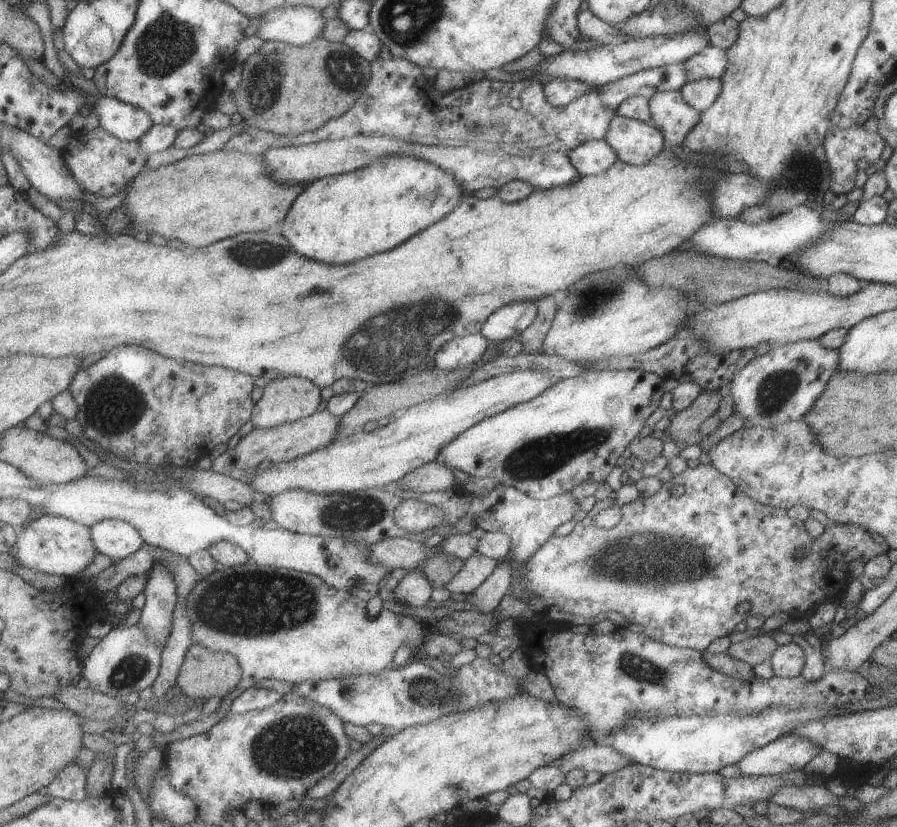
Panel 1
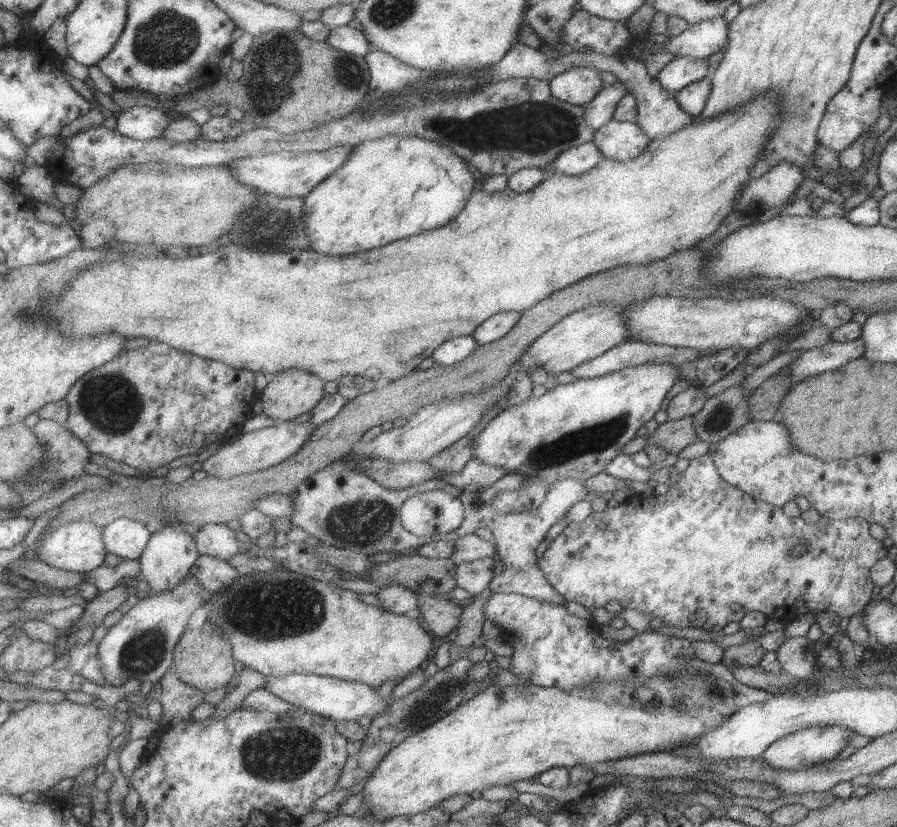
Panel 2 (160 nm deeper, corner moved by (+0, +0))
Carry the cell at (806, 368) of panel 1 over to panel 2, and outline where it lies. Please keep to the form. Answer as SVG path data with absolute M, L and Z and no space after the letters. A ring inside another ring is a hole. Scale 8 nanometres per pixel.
M861 339L846 343L831 342L824 346L803 350L793 362L785 367L789 369L790 386L811 375L835 370L851 359L861 357L863 353L864 344Z

